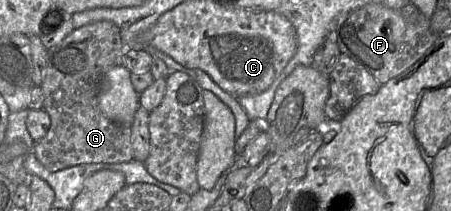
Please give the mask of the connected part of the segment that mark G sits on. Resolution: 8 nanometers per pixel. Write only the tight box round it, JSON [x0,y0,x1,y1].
[34,21,133,172]

